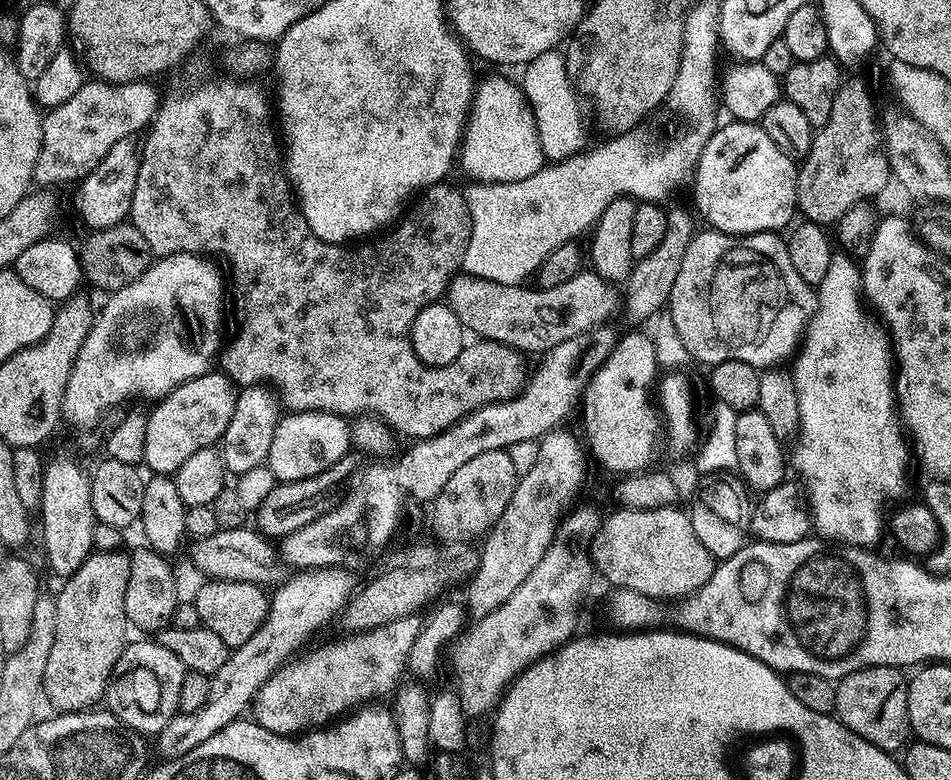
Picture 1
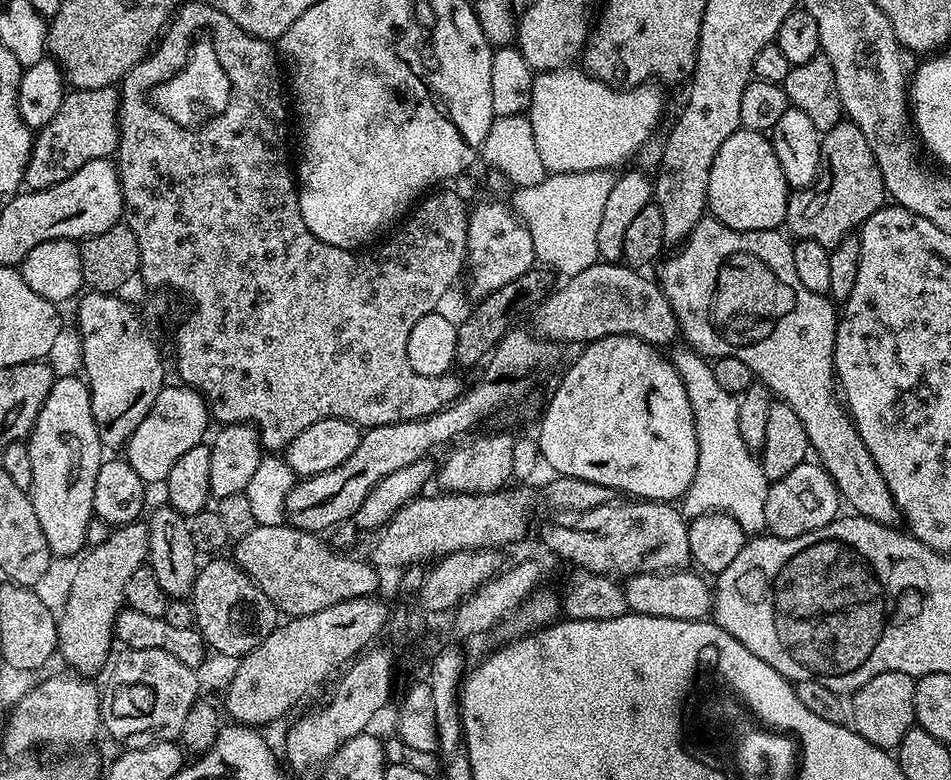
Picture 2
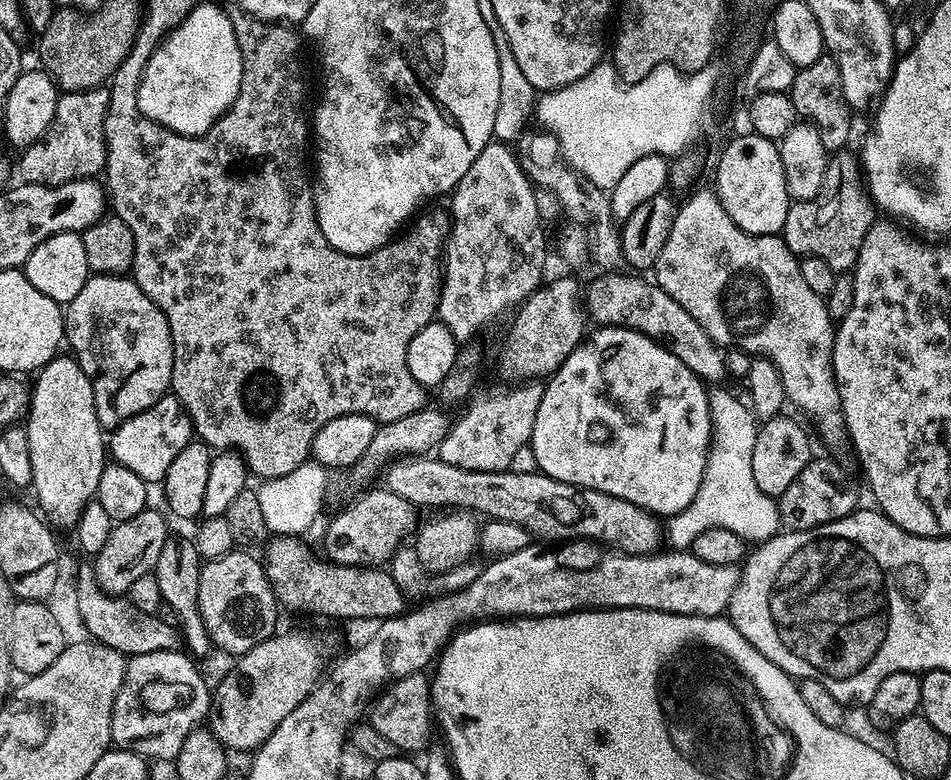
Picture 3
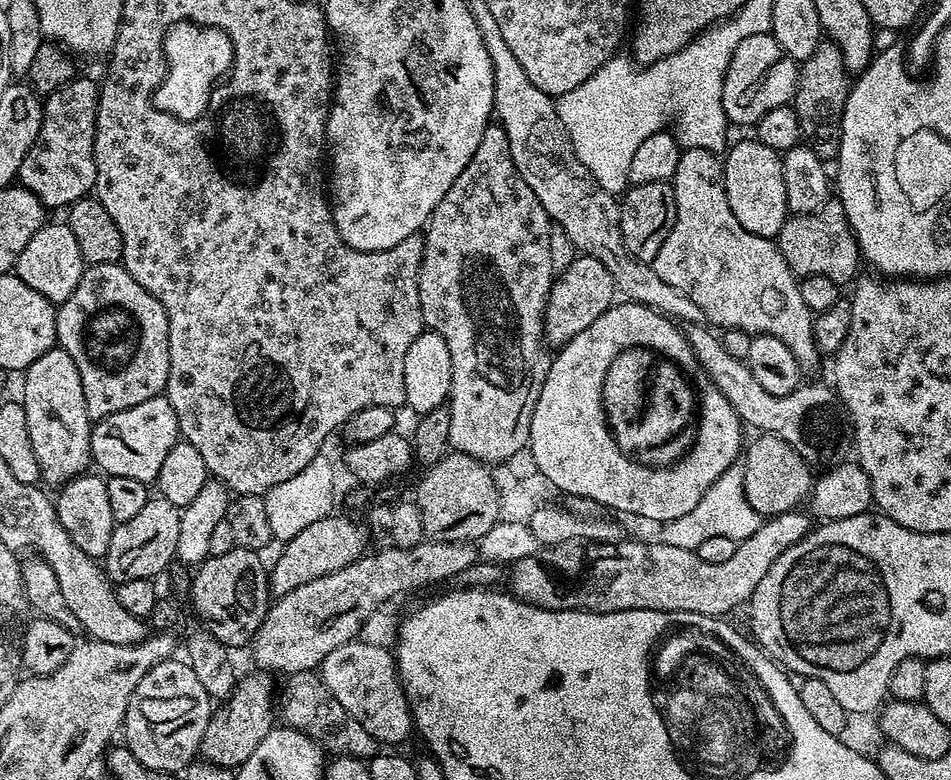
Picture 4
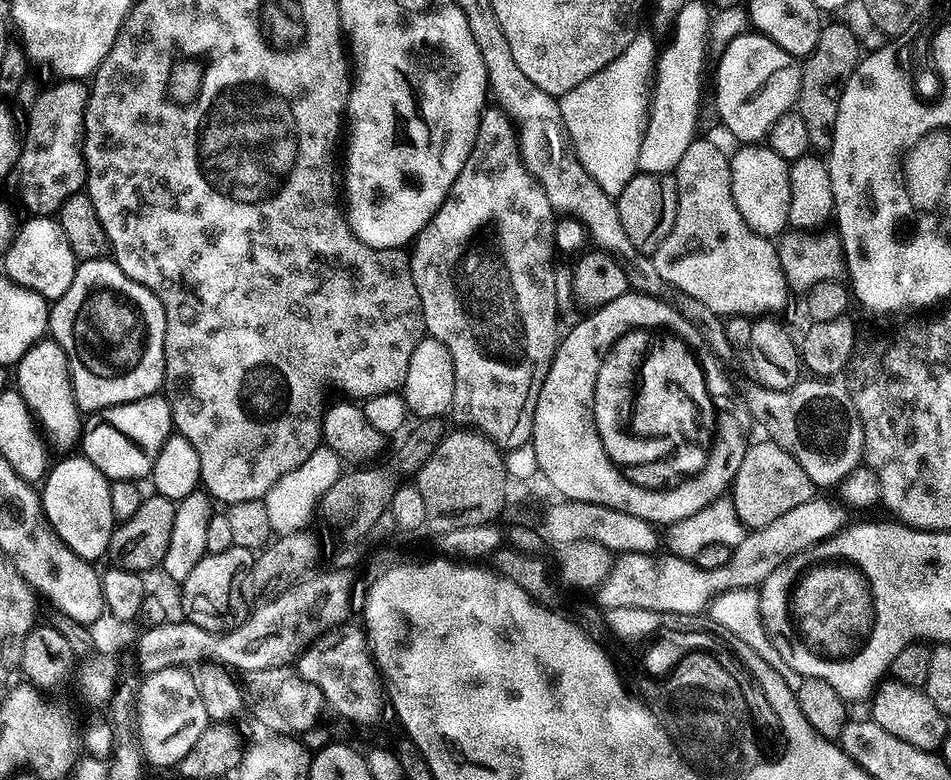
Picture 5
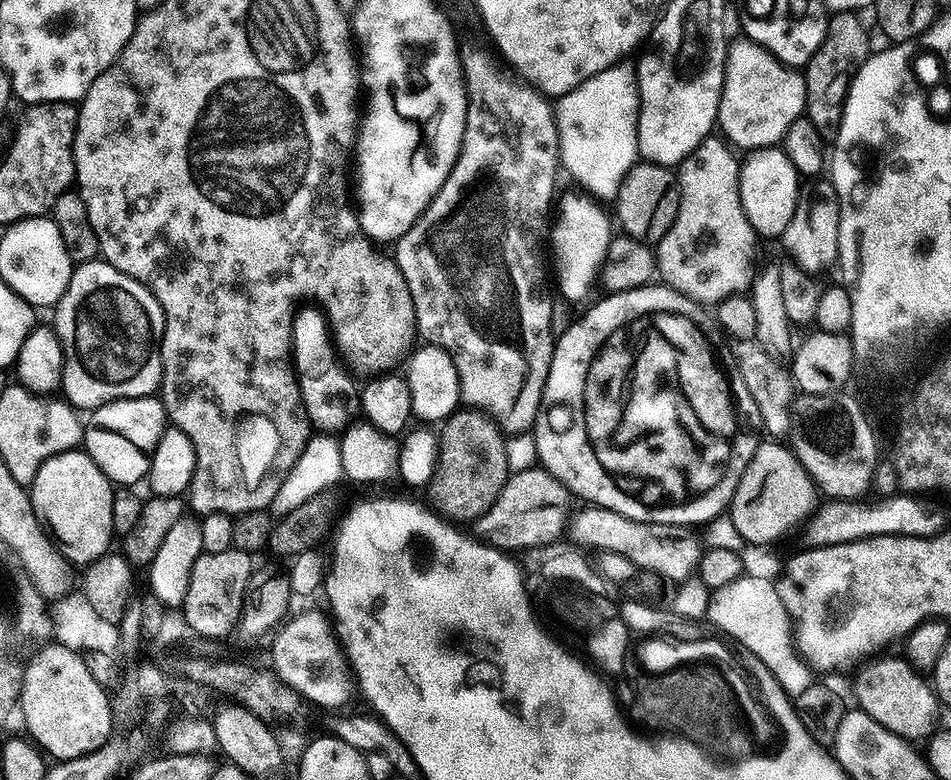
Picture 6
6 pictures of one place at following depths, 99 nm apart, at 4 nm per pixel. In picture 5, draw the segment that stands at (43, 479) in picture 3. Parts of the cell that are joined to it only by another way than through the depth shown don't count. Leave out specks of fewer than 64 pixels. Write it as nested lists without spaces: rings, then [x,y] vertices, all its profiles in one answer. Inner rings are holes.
[[[38,340],[30,346],[30,350],[26,350],[26,354],[22,354],[22,358],[14,366],[14,388],[28,403],[28,409],[40,426],[49,433],[52,431],[60,439],[62,447],[68,448],[79,441],[82,413],[74,398],[68,359],[56,340]]]

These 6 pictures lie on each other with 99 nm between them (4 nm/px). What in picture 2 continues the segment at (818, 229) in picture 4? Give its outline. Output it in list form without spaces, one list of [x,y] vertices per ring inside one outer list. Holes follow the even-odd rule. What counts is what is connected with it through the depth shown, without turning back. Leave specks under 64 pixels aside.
[[[844,118],[829,132],[821,135],[820,173],[816,176],[816,183],[810,188],[802,188],[789,195],[784,224],[796,240],[813,240],[831,250],[841,244],[845,238],[853,235],[860,225],[867,222],[870,214],[885,207],[885,204],[884,179],[878,170],[878,162],[874,158],[872,147],[866,142],[866,134],[862,134],[862,130],[851,120]]]

